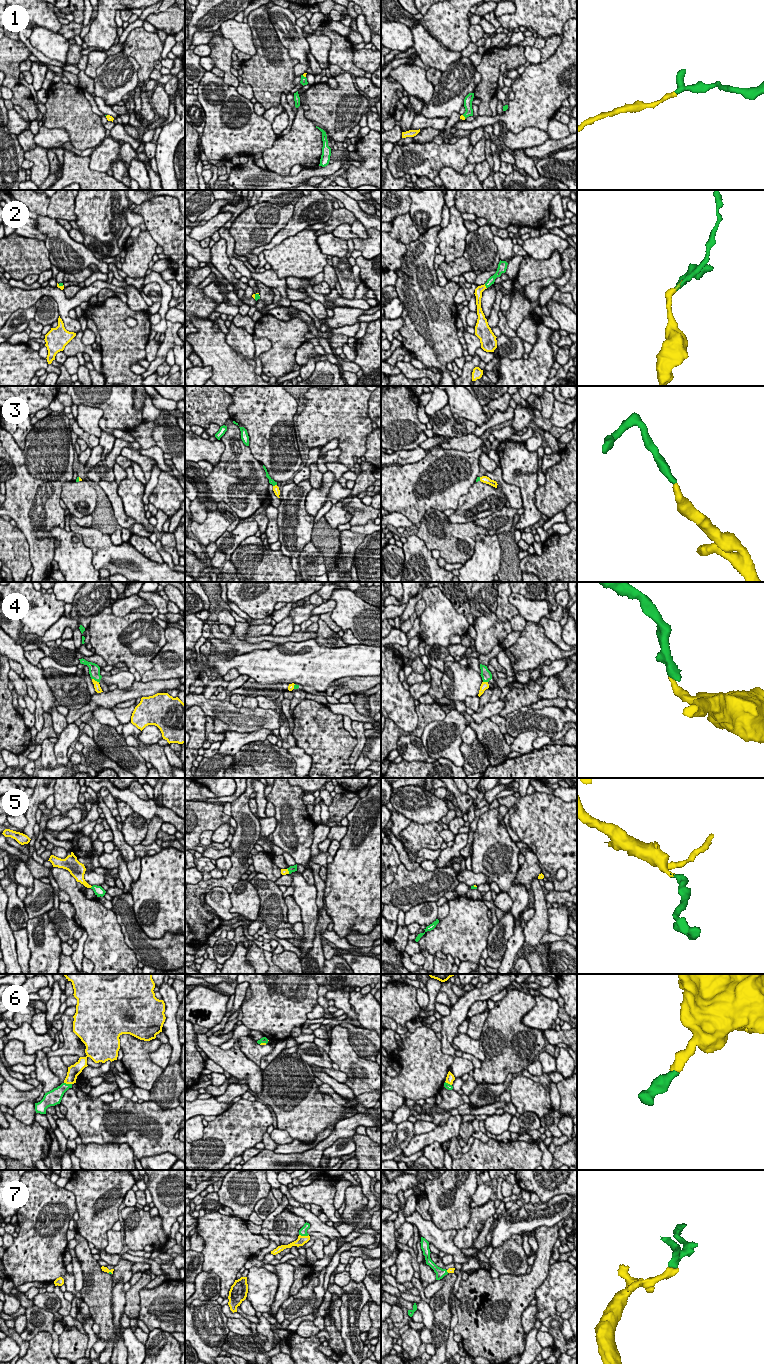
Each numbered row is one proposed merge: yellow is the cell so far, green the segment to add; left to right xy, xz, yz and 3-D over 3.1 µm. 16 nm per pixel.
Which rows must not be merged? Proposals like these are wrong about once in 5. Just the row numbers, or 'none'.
4

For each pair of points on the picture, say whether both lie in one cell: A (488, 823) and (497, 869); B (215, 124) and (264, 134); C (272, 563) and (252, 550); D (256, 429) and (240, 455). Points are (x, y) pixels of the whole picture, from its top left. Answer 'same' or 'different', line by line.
A: same
B: same
C: same
D: different

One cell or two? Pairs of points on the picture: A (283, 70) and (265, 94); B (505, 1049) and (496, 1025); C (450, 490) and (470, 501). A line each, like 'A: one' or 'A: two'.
A: one
B: one
C: two

